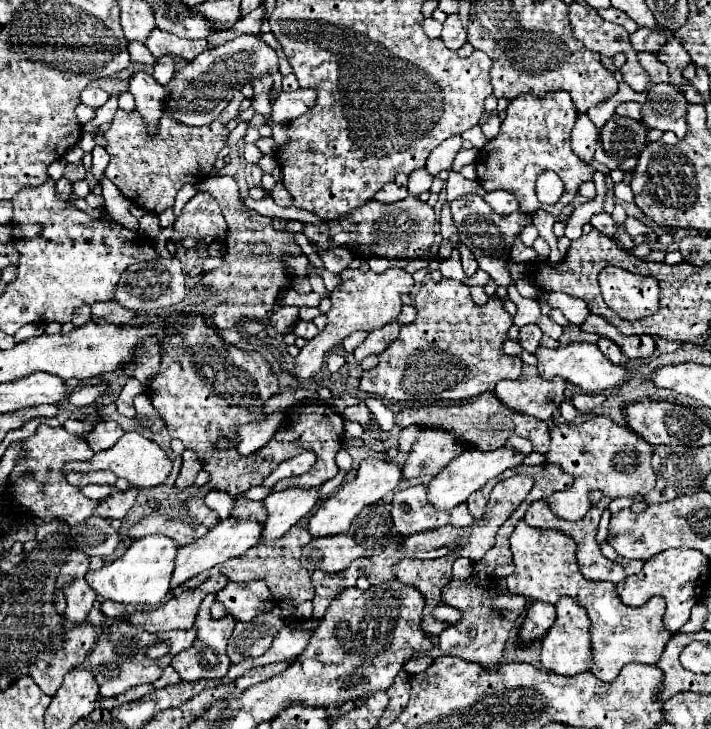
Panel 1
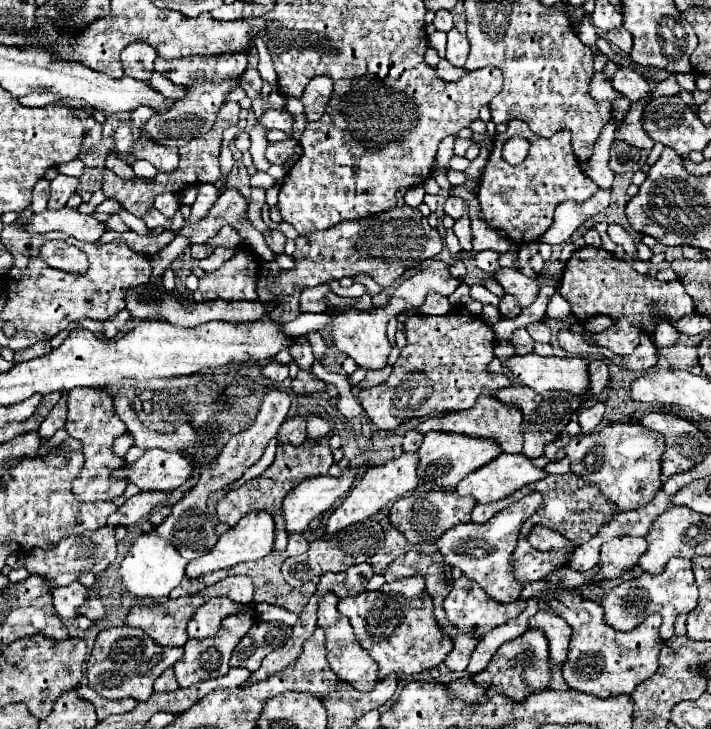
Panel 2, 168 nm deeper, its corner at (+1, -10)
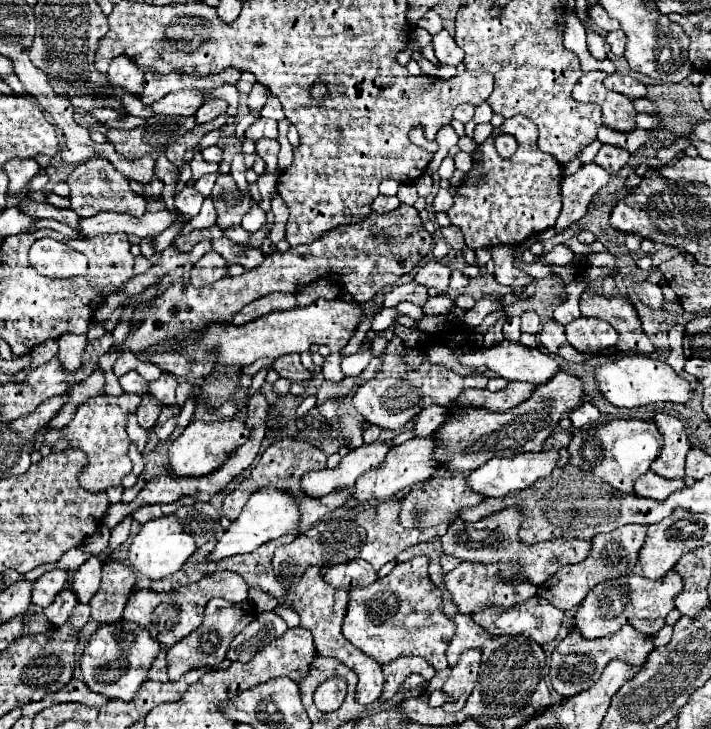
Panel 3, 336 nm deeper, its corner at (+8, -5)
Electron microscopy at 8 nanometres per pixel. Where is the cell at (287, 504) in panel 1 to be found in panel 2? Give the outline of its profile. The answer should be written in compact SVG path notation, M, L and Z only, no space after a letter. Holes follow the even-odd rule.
M343 470L339 478L313 476L293 488L283 500L283 520L287 534L305 532L313 518L329 510L335 500L343 498L357 478L355 470Z

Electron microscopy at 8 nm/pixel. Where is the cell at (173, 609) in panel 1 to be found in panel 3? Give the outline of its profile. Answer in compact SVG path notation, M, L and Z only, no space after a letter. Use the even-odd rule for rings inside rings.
M214 571L206 577L202 577L200 581L196 581L194 585L188 585L178 591L154 593L148 589L136 589L124 607L124 619L140 625L142 629L148 629L148 633L162 647L170 649L174 643L178 643L180 639L190 635L194 629L198 629L198 625L202 623L204 607L212 597L222 597L222 599L240 603L240 601L248 599L248 585L234 571Z

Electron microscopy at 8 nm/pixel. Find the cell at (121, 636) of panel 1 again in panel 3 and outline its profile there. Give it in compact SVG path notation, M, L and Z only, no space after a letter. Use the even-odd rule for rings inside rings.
M118 621L112 625L102 625L88 641L82 657L80 657L80 669L84 675L84 683L100 695L106 695L108 699L118 697L122 701L130 701L140 685L146 681L146 673L160 653L162 645L150 637L146 629L140 629L134 623Z

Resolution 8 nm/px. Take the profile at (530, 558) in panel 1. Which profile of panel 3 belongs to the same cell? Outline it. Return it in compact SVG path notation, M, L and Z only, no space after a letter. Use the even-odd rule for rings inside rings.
M630 625L622 627L618 633L614 633L610 637L600 637L594 641L586 641L574 629L568 633L568 637L550 655L550 683L556 689L556 693L560 693L564 699L568 699L568 697L592 687L592 683L598 681L602 669L612 659L620 659L628 665L640 667L646 663L646 657L652 653L652 649L654 649L652 637L640 633L638 629L632 629Z

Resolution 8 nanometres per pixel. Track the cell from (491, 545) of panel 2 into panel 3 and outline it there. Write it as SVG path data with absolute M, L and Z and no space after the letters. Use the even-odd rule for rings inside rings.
M502 509L498 513L492 513L490 517L484 517L474 523L464 523L464 521L454 521L446 535L442 535L442 547L446 555L454 555L460 561L478 561L478 563L500 563L502 567L502 577L510 579L514 575L512 567L522 569L522 577L534 585L542 585L542 581L550 579L560 567L564 565L574 565L580 563L588 557L592 541L584 539L550 539L550 541L540 541L536 545L524 545L518 537L520 531L520 521L522 513L516 509Z

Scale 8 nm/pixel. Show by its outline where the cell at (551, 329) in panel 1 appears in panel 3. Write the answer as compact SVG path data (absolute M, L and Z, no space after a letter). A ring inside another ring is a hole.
M534 311L522 313L522 331L524 333L538 333L540 331L540 319Z

